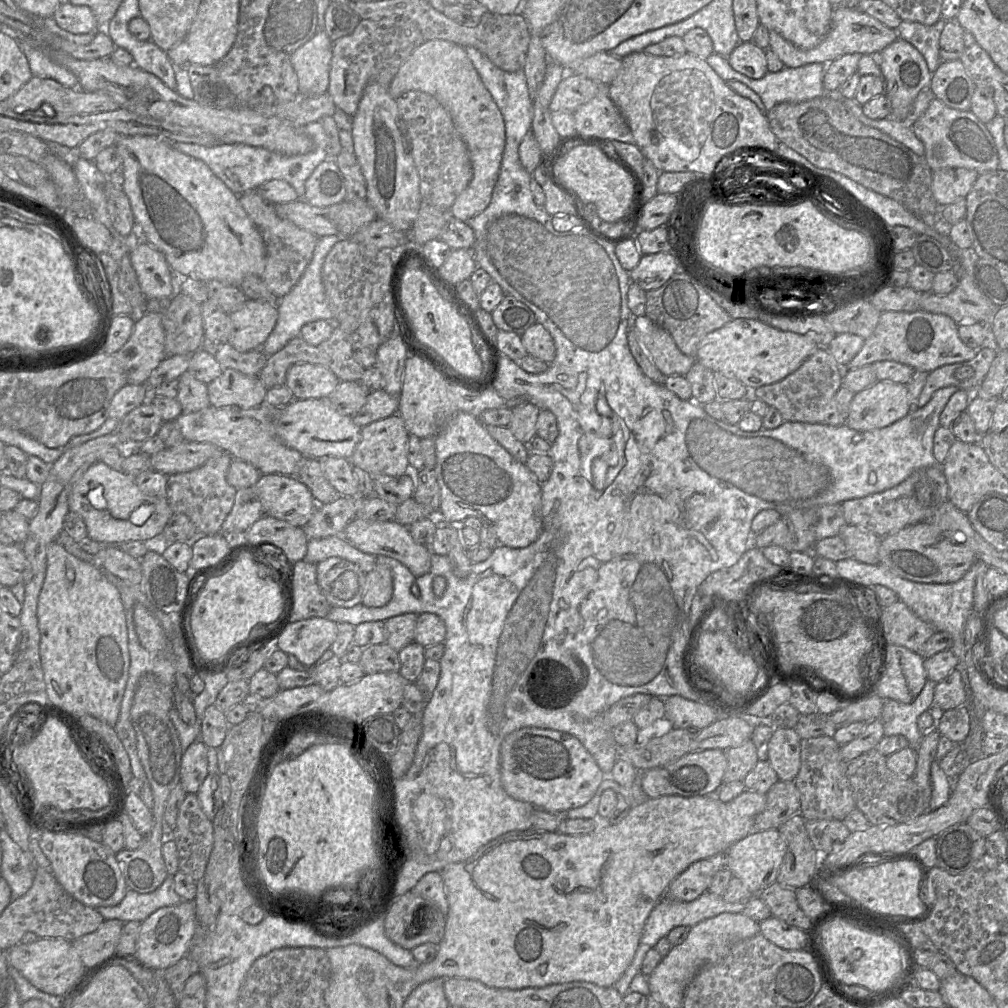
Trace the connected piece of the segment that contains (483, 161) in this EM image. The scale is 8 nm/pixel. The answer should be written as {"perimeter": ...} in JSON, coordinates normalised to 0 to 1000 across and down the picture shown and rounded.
{"perimeter":[[[425,40],[414,47],[397,65],[385,86],[390,98],[408,89],[432,96],[446,113],[453,132],[463,145],[468,177],[446,209],[452,217],[464,220],[479,210],[487,199],[501,146],[499,116],[461,48],[442,40]]]}

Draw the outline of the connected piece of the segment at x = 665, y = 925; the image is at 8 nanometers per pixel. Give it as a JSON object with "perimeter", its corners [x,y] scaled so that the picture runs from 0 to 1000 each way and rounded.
{"perimeter":[[[704,884],[696,886],[693,890],[687,894],[674,894],[668,893],[661,889],[657,890],[650,898],[640,915],[637,929],[627,954],[620,962],[616,970],[608,978],[617,988],[619,988],[624,983],[625,975],[630,967],[636,964],[637,955],[642,943],[650,939],[652,935],[657,930],[662,929],[668,921],[672,919],[688,920],[699,912],[709,910],[718,905],[737,906],[743,892],[744,891],[737,891],[732,895],[721,895],[716,889],[705,886]]]}

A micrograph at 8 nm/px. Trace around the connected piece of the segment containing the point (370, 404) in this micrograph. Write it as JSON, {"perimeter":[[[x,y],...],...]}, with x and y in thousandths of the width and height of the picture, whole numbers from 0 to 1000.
{"perimeter":[[[381,386],[366,390],[363,400],[349,414],[350,419],[361,424],[371,418],[378,417],[395,410],[396,393],[390,393]]]}

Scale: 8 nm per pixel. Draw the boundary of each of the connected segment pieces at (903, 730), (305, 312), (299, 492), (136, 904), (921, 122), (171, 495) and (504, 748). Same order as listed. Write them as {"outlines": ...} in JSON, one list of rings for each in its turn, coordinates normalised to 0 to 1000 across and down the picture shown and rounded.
{"outlines":[[[[920,675],[914,688],[904,697],[899,698],[885,693],[877,693],[877,699],[873,709],[873,714],[877,723],[877,730],[895,729],[901,734],[902,740],[909,744],[916,732],[916,729],[911,723],[910,715],[916,706],[925,703],[929,679],[930,678],[925,675]]],[[[336,233],[315,236],[310,257],[297,279],[280,296],[276,298],[276,316],[274,322],[259,346],[266,353],[278,348],[289,336],[298,332],[300,324],[311,318],[326,317],[331,319],[331,312],[324,297],[319,280],[321,258],[329,245],[338,237],[347,236]]],[[[259,470],[253,484],[262,511],[291,522],[302,523],[315,502],[307,484],[291,471]]],[[[172,869],[164,872],[154,884],[139,887],[132,883],[125,885],[122,893],[115,899],[92,901],[103,913],[119,913],[122,916],[136,914],[141,916],[159,901],[175,899],[181,891],[174,885]]],[[[927,97],[918,112],[907,121],[905,128],[916,141],[918,158],[927,169],[936,167],[958,167],[971,173],[991,168],[990,150],[978,123],[963,109],[949,109]]],[[[220,447],[200,462],[166,473],[165,495],[172,509],[186,511],[191,518],[195,531],[211,531],[219,527],[219,522],[229,507],[235,485],[224,476],[225,467],[231,454]]],[[[521,721],[514,723],[500,732],[496,743],[496,765],[498,780],[505,790],[512,794],[525,797],[530,800],[530,802],[540,803],[543,806],[563,806],[565,803],[570,803],[579,800],[590,789],[593,781],[599,774],[600,770],[605,770],[600,769],[597,766],[587,749],[581,744],[581,742],[570,730],[565,729],[563,727],[558,727],[553,724],[537,723],[531,721]]]]}

